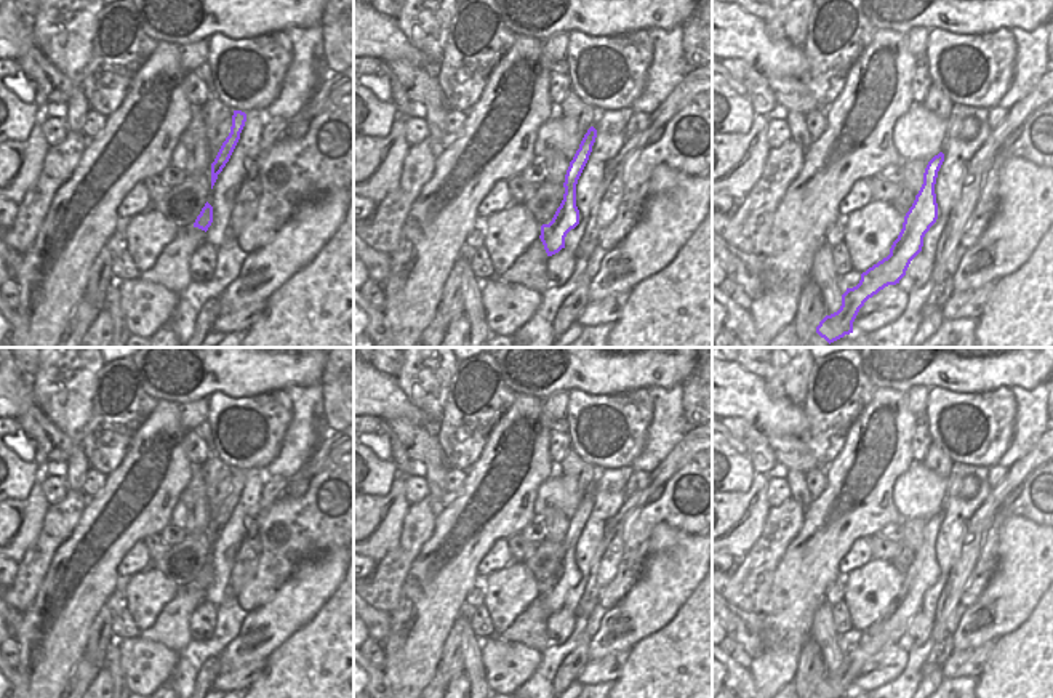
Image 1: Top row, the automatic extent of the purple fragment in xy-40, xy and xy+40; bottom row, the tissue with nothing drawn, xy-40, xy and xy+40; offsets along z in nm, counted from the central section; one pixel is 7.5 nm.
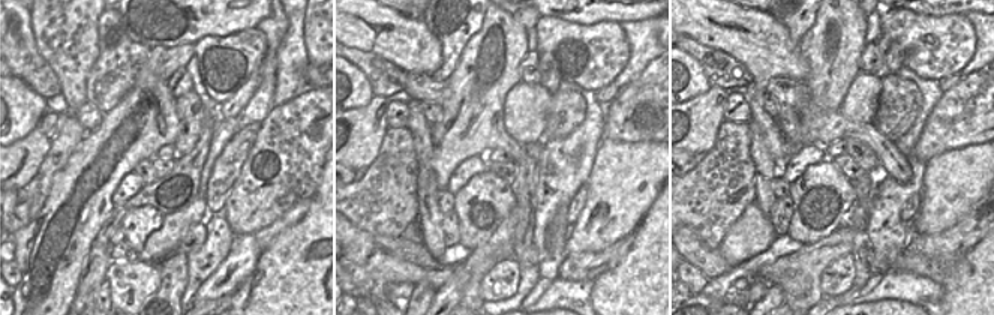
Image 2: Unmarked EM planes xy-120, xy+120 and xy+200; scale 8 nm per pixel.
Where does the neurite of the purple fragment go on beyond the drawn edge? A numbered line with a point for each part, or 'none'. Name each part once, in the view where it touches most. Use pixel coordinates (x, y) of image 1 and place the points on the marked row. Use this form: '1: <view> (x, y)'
none

